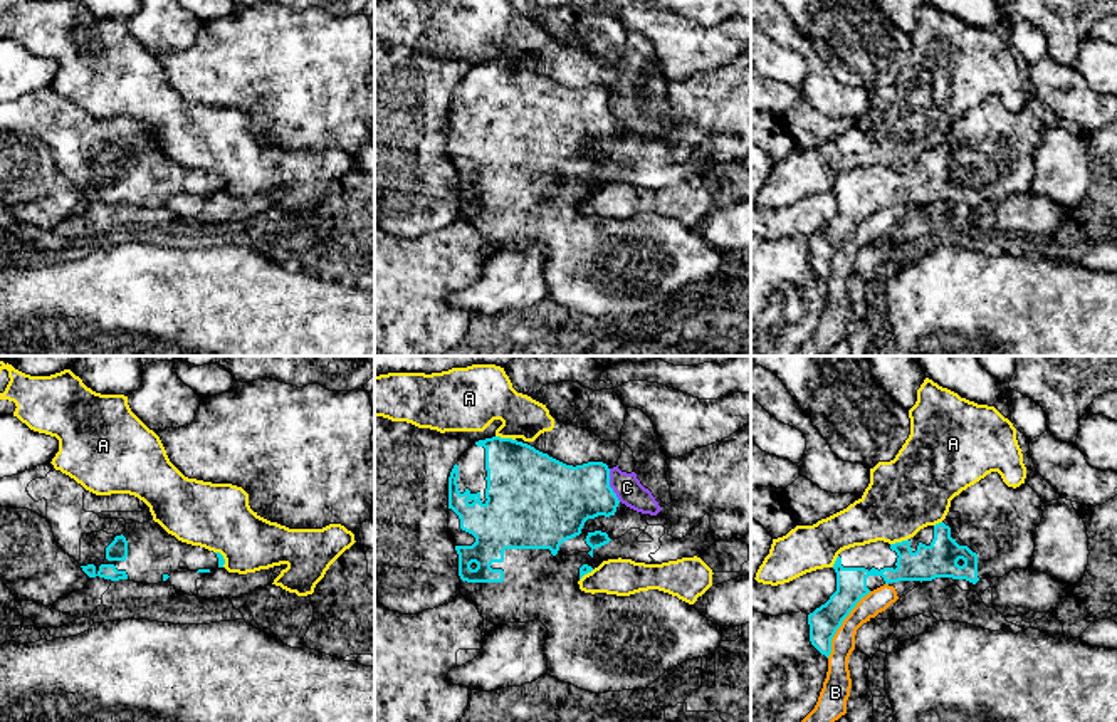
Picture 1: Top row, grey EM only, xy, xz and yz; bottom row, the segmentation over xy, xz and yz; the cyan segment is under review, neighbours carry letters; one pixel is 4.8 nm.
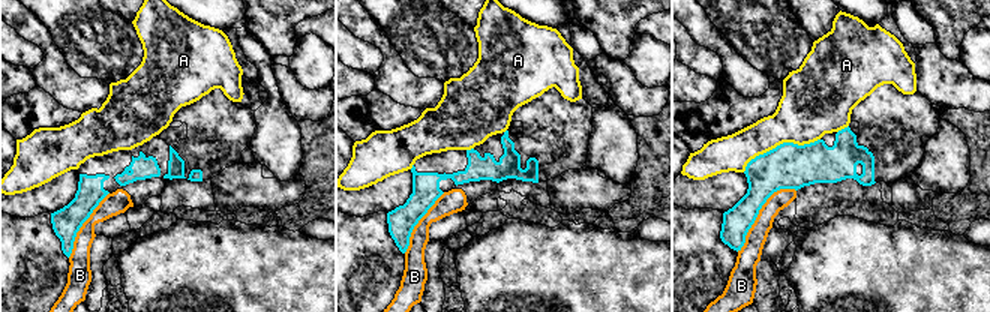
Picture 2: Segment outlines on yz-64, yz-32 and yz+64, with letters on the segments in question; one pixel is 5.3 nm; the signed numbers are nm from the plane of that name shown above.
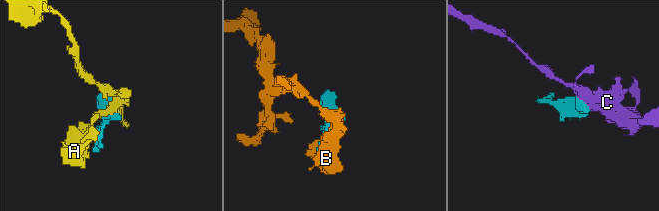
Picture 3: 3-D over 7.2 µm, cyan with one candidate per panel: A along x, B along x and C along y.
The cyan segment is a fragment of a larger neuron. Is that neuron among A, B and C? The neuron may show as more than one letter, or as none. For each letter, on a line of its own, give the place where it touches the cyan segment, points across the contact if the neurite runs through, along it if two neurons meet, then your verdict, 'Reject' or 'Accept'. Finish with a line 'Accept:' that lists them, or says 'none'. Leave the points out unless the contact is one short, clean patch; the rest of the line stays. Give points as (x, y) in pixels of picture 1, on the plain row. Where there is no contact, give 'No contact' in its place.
A: Touches cyan at xz (506, 62). Reject
B: Touches cyan at yz (842, 245). Reject
C: Touches cyan at xz (608, 109). Reject
Accept: none

